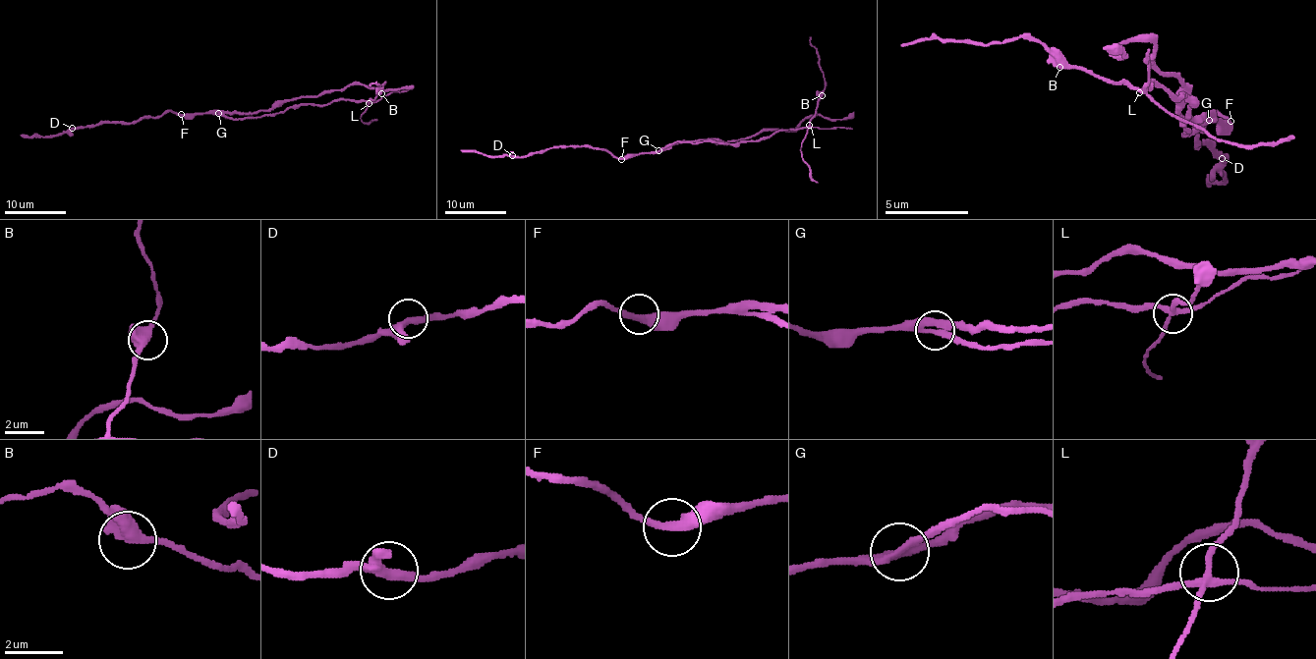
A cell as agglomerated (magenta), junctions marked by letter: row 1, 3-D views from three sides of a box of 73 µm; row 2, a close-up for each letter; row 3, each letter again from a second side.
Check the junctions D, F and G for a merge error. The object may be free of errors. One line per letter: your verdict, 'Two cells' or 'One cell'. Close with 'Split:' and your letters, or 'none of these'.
D: One cell
F: One cell
G: Two cells
Split: G

